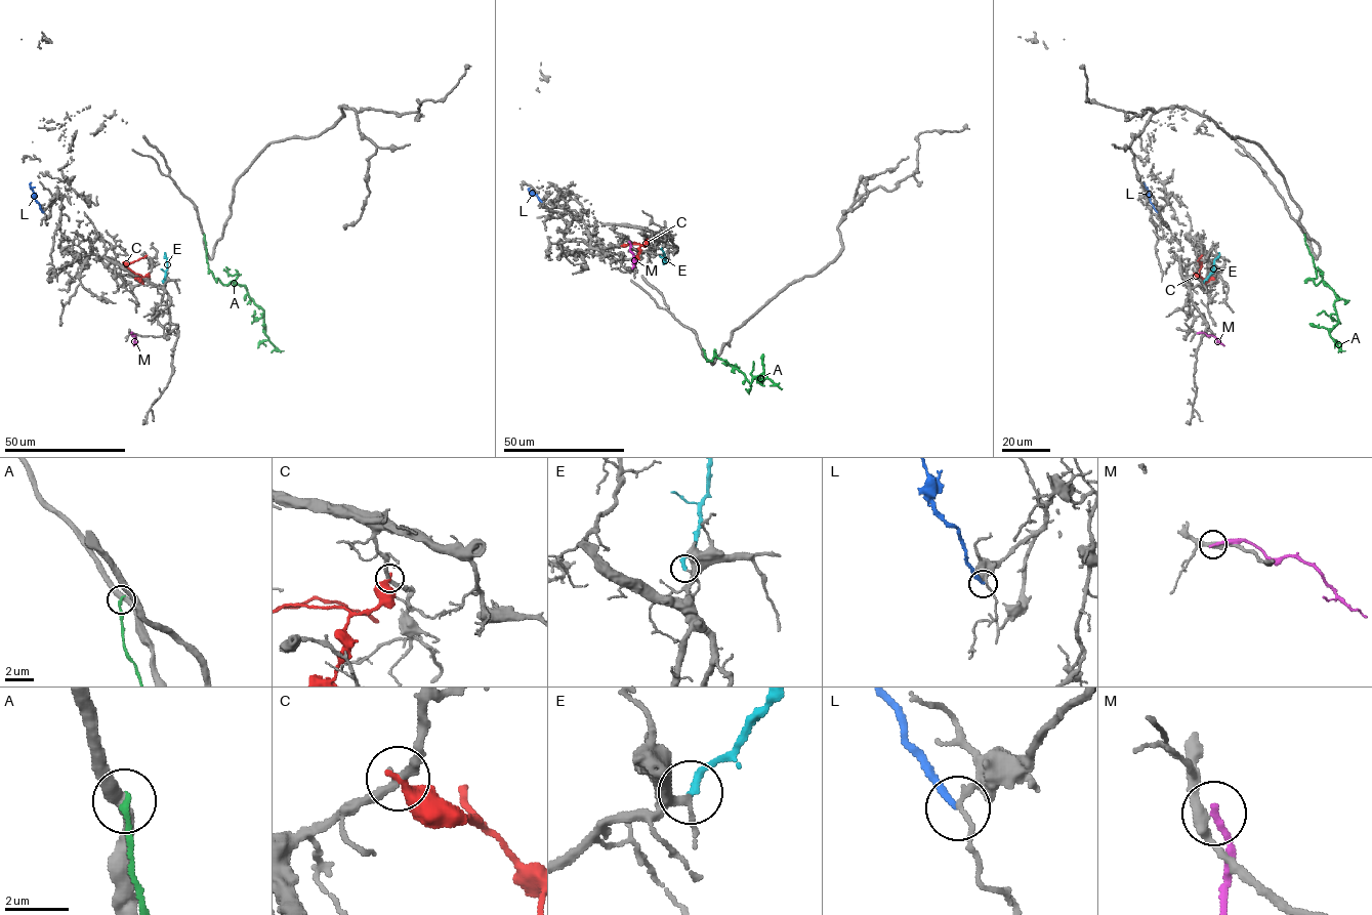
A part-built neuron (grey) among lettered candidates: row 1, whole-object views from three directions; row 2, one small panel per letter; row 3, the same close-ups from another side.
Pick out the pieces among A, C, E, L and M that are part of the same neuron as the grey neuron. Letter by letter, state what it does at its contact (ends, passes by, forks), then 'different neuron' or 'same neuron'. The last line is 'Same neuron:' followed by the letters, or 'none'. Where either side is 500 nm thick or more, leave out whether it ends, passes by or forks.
A: it ends; different neuron
C: it ends; different neuron
E: it ends; same neuron
L: it ends; different neuron
M: it ends; different neuron
Same neuron: E

